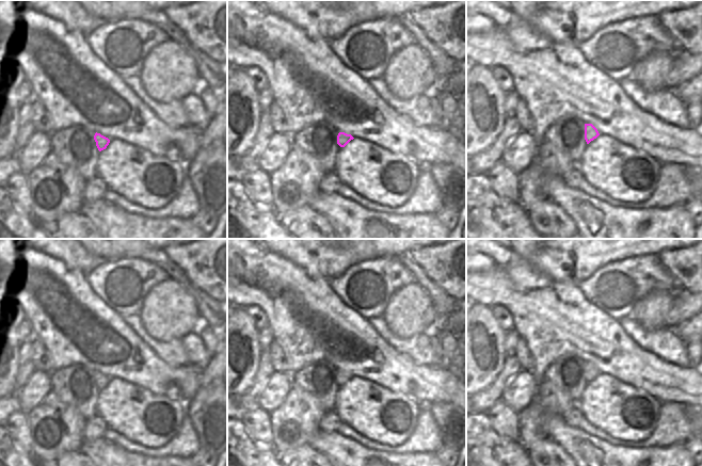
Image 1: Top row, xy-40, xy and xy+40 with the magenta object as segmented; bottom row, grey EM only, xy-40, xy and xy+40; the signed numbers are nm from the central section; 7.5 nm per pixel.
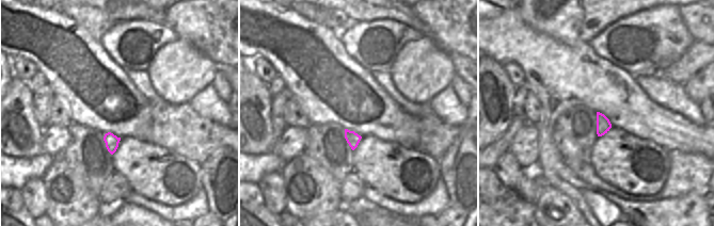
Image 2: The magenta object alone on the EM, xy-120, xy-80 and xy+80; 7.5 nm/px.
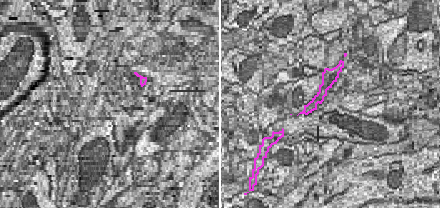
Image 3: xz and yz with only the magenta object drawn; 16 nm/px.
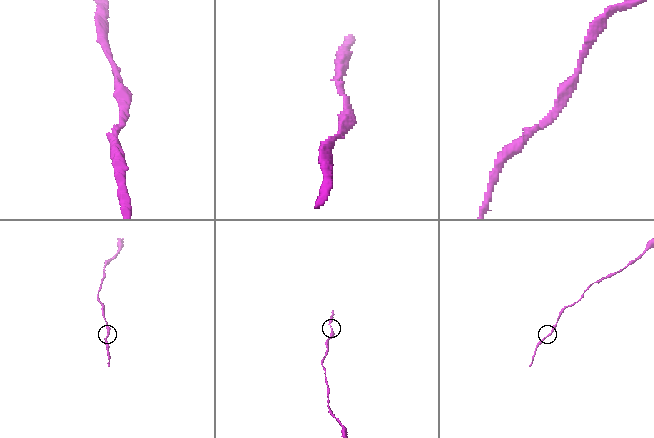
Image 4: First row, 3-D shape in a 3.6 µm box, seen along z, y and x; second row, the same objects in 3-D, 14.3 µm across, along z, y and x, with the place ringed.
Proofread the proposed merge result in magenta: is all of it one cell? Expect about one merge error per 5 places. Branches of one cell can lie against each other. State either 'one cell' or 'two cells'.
one cell

